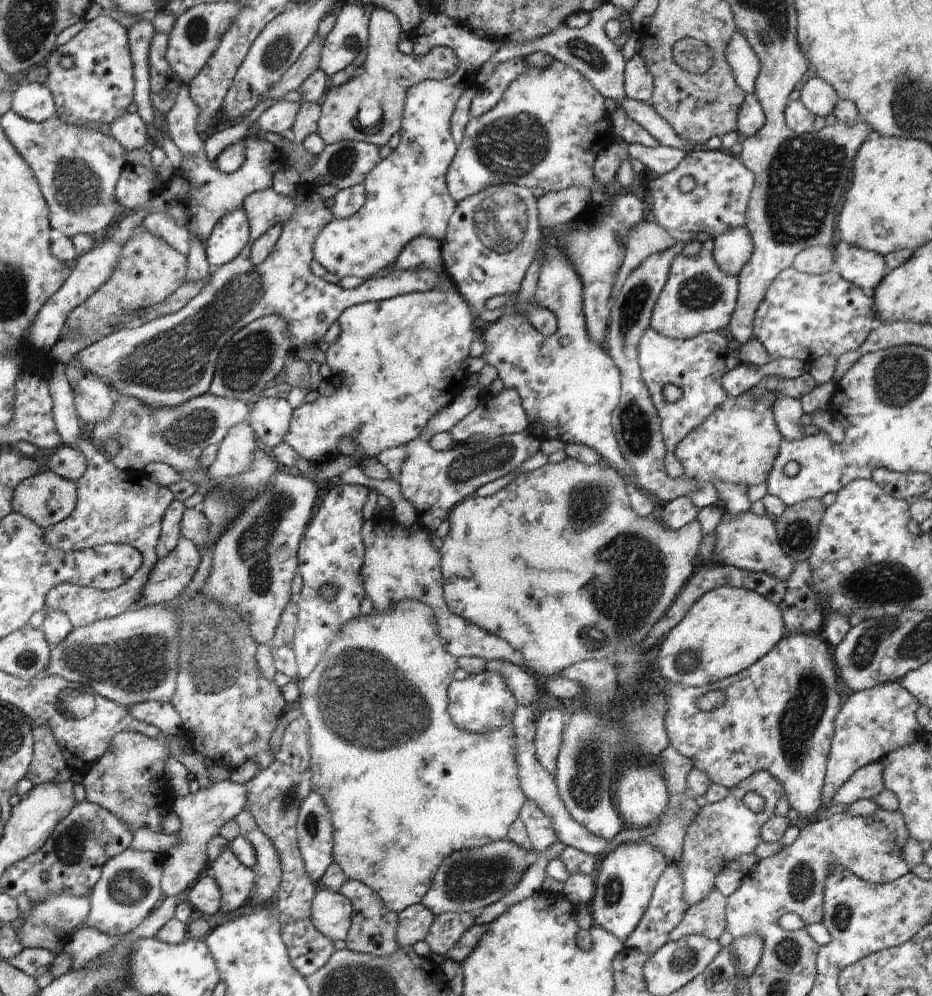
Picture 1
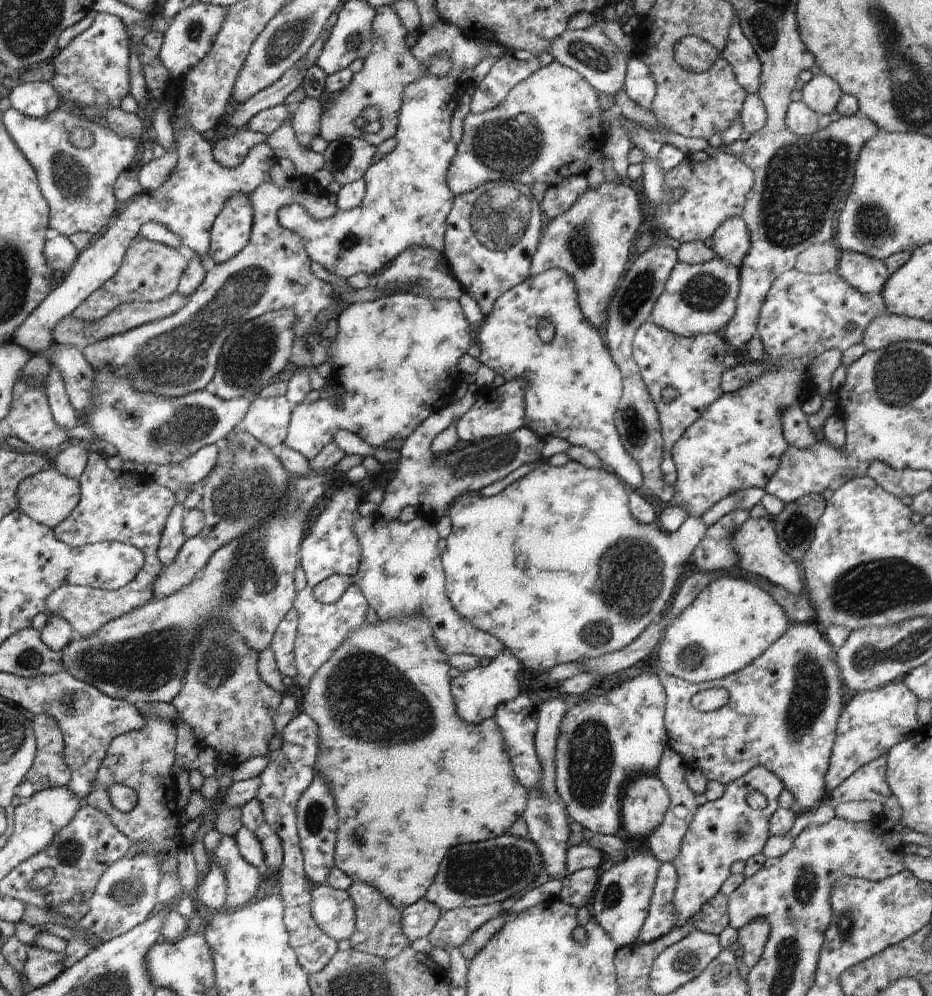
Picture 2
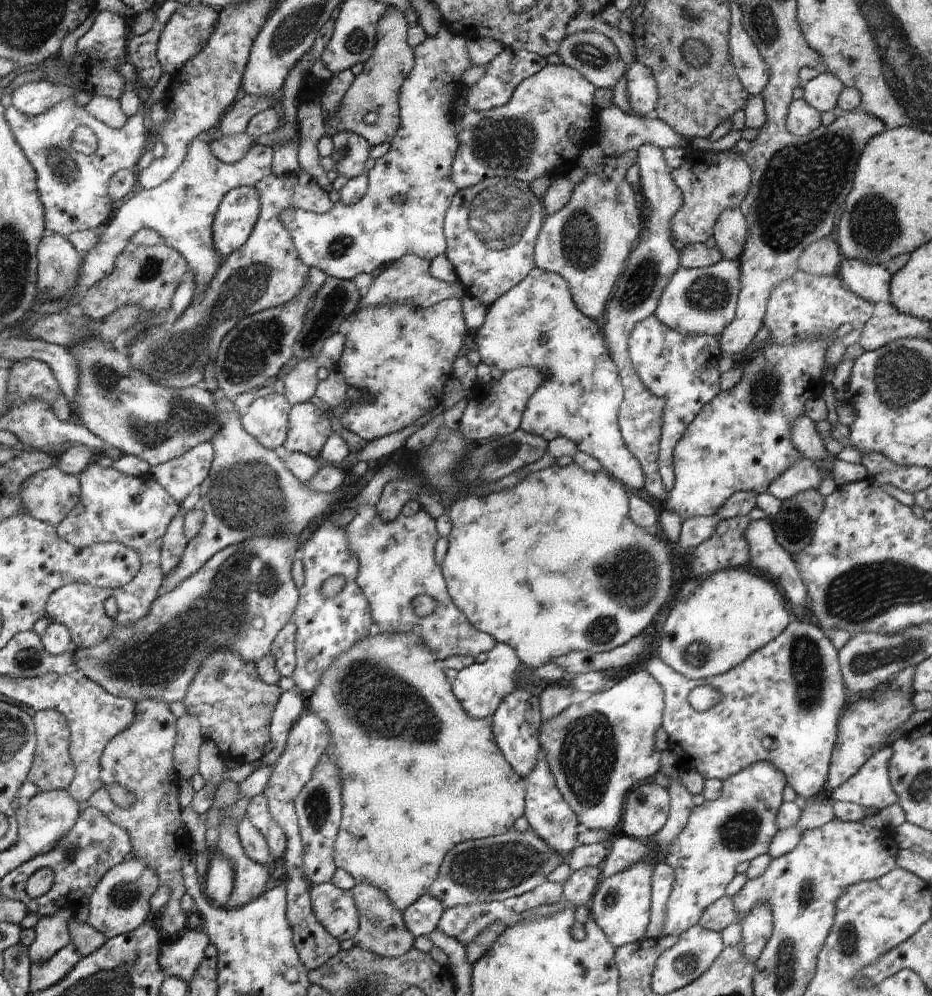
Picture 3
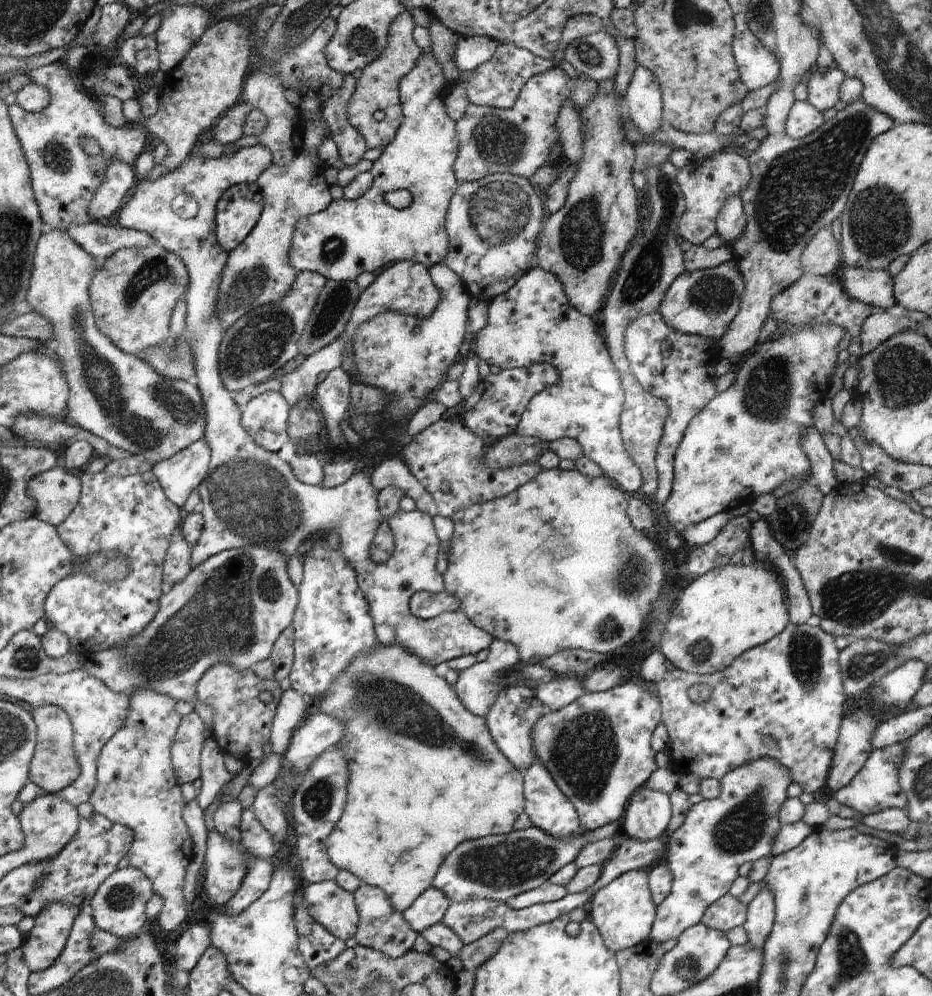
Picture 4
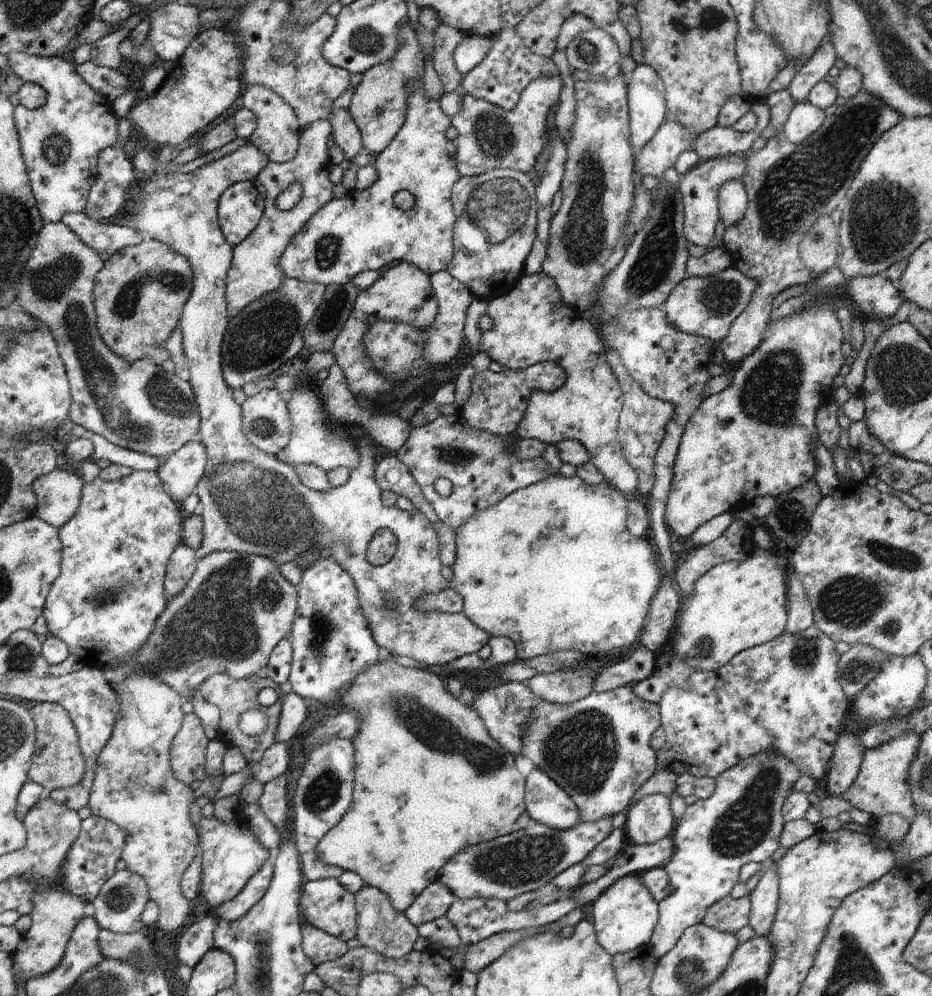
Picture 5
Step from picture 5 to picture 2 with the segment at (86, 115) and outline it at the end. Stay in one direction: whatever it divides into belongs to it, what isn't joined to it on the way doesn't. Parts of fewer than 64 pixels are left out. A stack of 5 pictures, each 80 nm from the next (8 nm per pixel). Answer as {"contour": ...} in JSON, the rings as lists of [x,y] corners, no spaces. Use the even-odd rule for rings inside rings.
{"contour":[[[10,107],[3,112],[2,124],[16,143],[18,150],[29,160],[37,172],[39,187],[49,206],[49,227],[56,228],[60,235],[65,237],[76,233],[100,234],[103,228],[106,228],[110,223],[112,214],[118,211],[114,183],[122,171],[126,171],[137,162],[141,151],[138,141],[130,137],[121,137],[110,128],[100,127],[80,114],[66,113],[59,108],[44,118],[33,119]],[[74,128],[89,130],[94,139],[92,146],[85,149],[74,147],[70,142],[70,132]]]}

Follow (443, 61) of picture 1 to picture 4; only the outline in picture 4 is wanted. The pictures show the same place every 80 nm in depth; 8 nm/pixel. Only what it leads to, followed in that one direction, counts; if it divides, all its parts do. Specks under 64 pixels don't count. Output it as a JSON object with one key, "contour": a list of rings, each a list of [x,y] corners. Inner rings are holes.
{"contour":[[[408,11],[397,14],[388,25],[387,43],[383,53],[375,61],[369,62],[362,70],[360,78],[355,80],[355,87],[348,99],[346,114],[348,122],[366,141],[367,148],[385,148],[397,133],[403,121],[399,101],[399,84],[412,68],[423,51],[412,38],[415,27],[412,15]]]}

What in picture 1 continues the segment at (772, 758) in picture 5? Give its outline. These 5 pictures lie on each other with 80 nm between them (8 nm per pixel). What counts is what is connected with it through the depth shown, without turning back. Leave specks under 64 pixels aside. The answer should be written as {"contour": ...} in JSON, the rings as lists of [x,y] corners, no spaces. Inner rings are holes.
{"contour":[[[760,771],[729,789],[726,798],[717,803],[706,803],[699,809],[686,829],[683,853],[677,862],[683,880],[684,900],[689,907],[706,898],[714,890],[715,877],[728,866],[731,860],[736,860],[736,857],[741,854],[753,853],[753,850],[762,842],[759,835],[761,826],[774,816],[774,809],[784,794],[779,780],[769,772]],[[747,792],[756,792],[758,796],[762,796],[765,802],[764,812],[750,813],[748,807],[742,802]]]}

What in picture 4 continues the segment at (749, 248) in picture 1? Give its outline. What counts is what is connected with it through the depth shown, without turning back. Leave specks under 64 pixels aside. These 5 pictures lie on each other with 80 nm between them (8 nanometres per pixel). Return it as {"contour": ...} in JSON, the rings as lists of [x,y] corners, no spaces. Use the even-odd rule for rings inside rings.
{"contour":[[[731,195],[719,210],[715,220],[715,233],[724,240],[724,246],[730,248],[745,229],[745,214],[740,195]]]}

